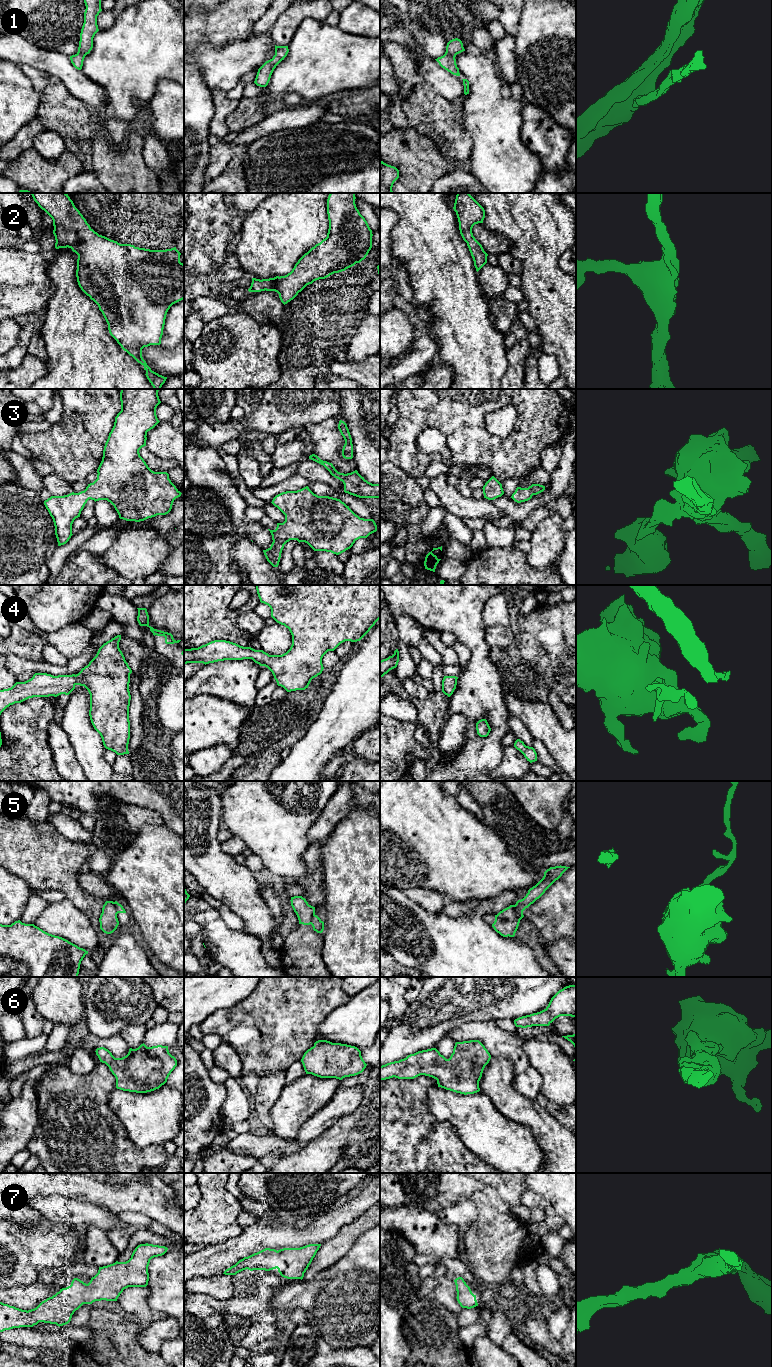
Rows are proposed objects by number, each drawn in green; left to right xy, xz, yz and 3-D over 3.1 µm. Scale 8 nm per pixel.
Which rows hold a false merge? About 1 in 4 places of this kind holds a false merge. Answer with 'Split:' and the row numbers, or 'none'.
Split: 5

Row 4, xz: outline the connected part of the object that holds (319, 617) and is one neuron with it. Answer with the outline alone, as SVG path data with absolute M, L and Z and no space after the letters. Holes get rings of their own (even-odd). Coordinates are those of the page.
M256 585L261 603L271 609L271 617L289 629L292 635L290 649L282 655L269 655L263 650L243 647L226 640L214 640L198 648L184 649L184 664L209 664L224 660L252 659L260 666L267 667L278 686L287 692L305 690L311 680L324 669L322 658L328 651L334 651L345 641L360 641L380 619L380 585Z

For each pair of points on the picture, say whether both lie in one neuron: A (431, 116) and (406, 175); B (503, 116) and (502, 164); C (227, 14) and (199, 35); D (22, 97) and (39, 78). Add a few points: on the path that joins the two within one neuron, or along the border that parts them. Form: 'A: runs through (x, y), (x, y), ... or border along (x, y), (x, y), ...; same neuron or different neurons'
A: border along (410, 126), (420, 133), (427, 135), (440, 151); different neurons
B: runs through (503, 128), (502, 152); same neuron
C: runs through (220, 21), (214, 27), (206, 28); same neuron
D: border along (20, 65), (23, 73), (40, 93); different neurons

